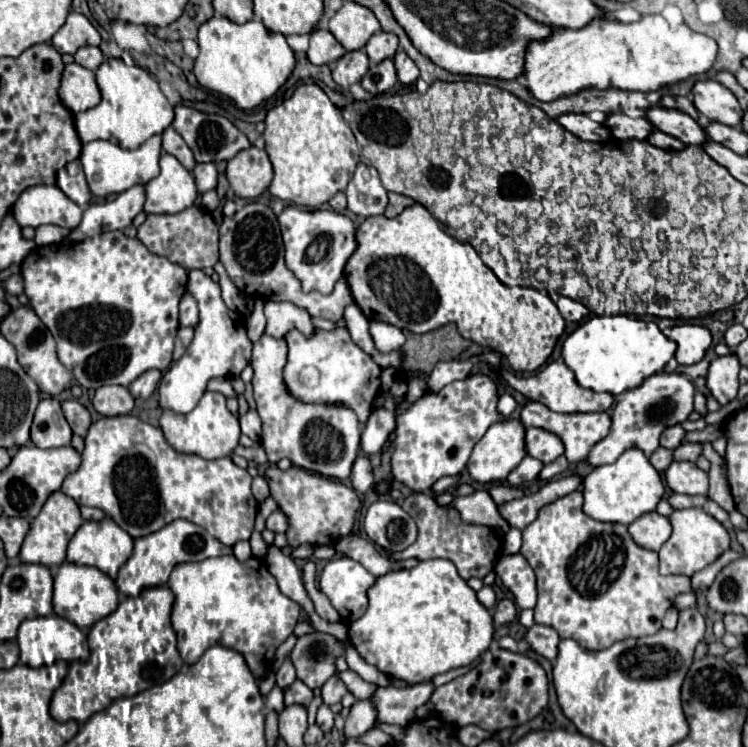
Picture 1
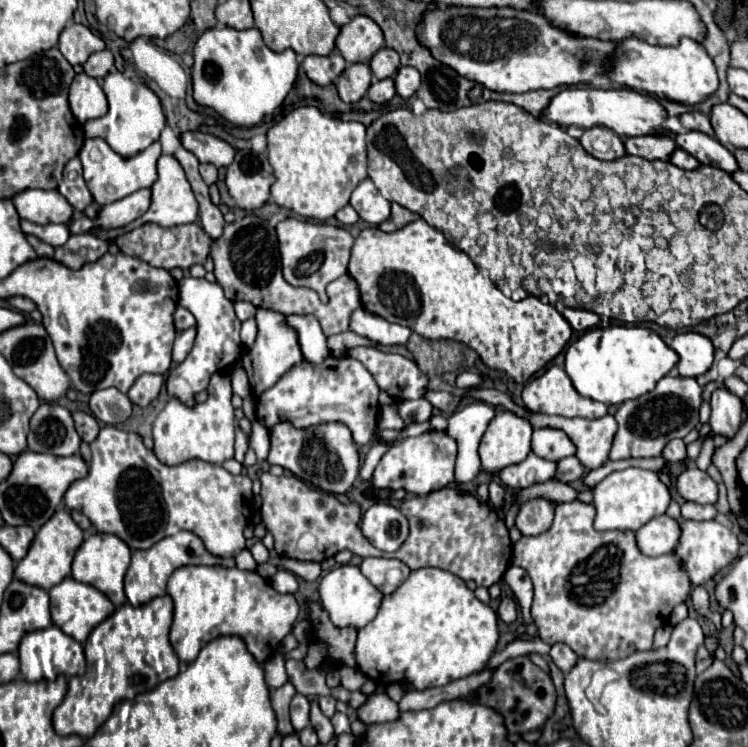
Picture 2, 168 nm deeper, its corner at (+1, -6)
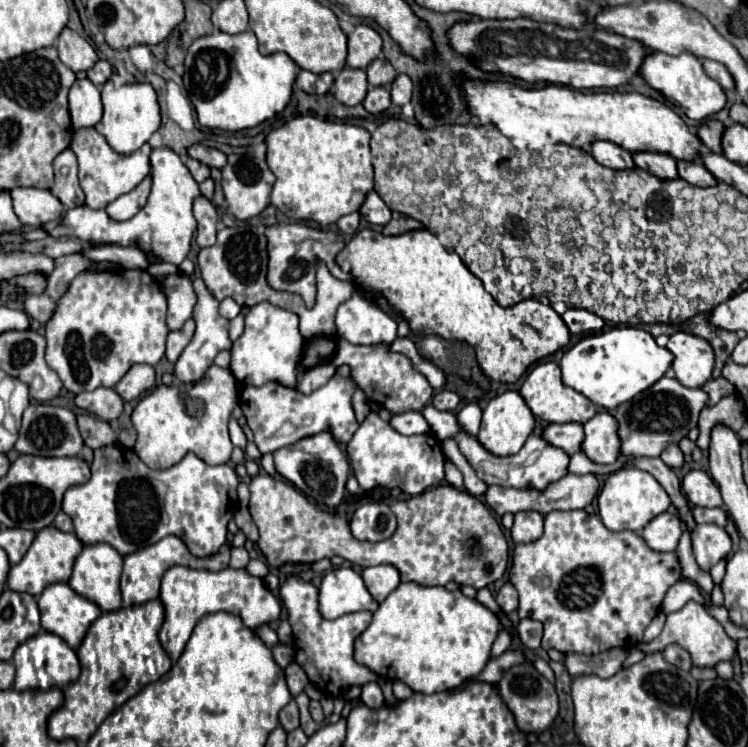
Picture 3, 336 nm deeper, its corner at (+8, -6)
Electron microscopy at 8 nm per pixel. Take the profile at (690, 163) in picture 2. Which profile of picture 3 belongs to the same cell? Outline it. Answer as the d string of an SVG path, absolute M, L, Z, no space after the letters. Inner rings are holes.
M696 162L696 164L678 164L678 174L680 174L680 178L684 178L690 184L700 186L700 188L708 188L708 186L718 184L718 180L700 162Z

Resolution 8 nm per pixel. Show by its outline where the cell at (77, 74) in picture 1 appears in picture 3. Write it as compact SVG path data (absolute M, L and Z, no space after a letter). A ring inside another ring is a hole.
M88 78L76 80L72 84L68 100L70 100L70 116L74 130L96 126L102 120L100 90Z

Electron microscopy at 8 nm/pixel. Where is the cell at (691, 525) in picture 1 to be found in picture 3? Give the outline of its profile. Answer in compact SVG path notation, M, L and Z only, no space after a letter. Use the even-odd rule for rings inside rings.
M698 524L692 532L692 550L698 566L710 570L718 560L726 558L732 548L732 540L724 528L716 524Z

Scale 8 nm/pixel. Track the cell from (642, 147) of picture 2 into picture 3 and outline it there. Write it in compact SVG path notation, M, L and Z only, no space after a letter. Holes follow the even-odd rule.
M636 152L634 164L664 182L678 178L676 160L672 160L672 156L656 156L652 152Z

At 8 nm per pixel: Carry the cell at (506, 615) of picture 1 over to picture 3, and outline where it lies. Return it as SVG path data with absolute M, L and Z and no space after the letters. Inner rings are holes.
M504 584L498 594L496 594L496 602L500 604L500 608L508 614L514 612L518 608L518 596L516 596L516 588L512 588L512 584Z

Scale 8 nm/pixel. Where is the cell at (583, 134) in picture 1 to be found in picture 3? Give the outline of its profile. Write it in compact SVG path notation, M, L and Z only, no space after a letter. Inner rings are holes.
M596 142L592 144L592 156L596 162L600 162L606 168L612 170L626 170L626 168L634 168L634 160L630 152L624 152L624 148L616 148L616 144L608 144L608 142Z

